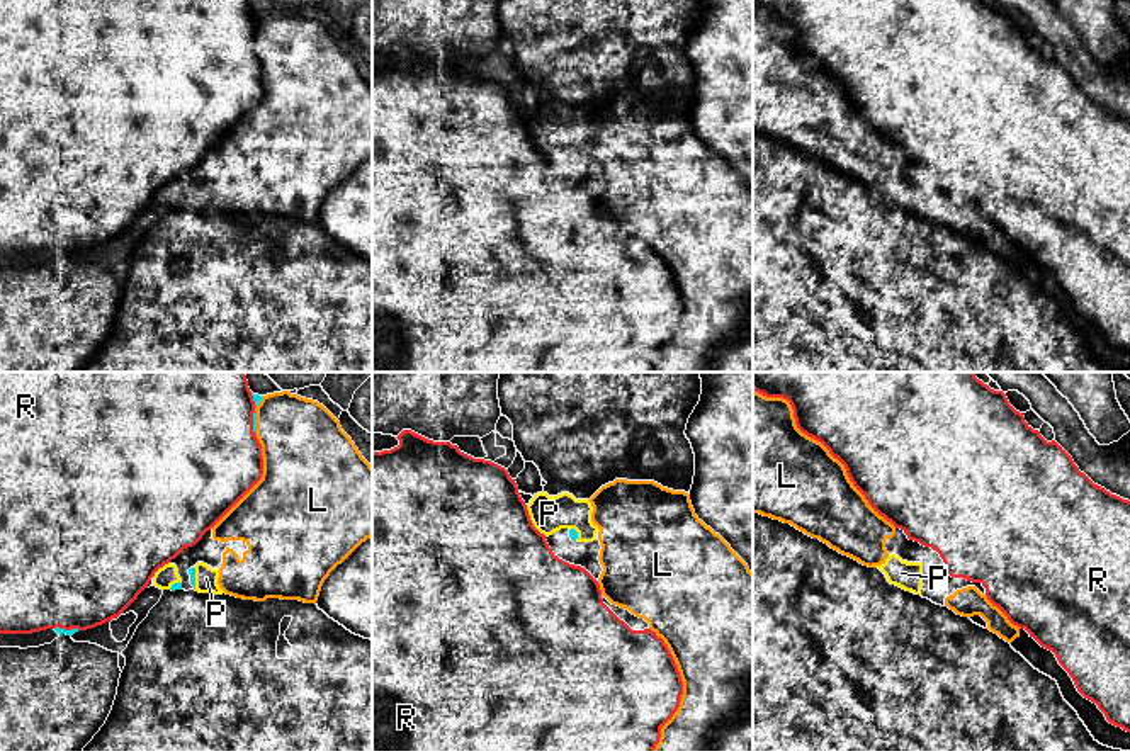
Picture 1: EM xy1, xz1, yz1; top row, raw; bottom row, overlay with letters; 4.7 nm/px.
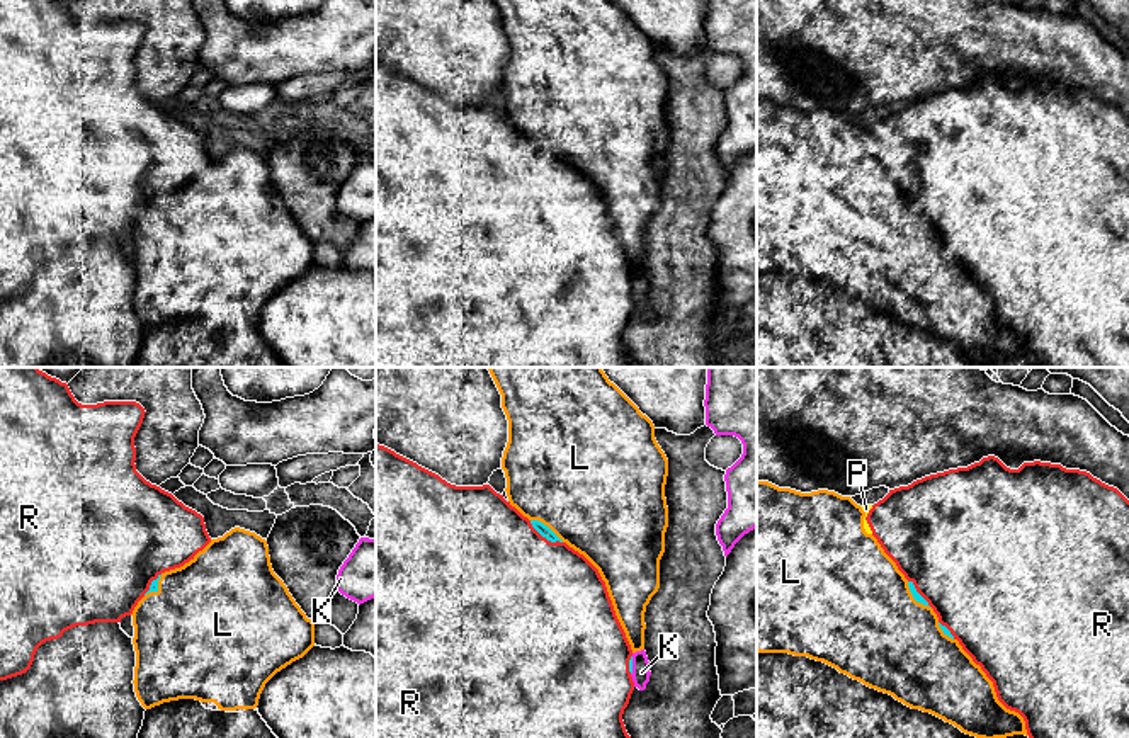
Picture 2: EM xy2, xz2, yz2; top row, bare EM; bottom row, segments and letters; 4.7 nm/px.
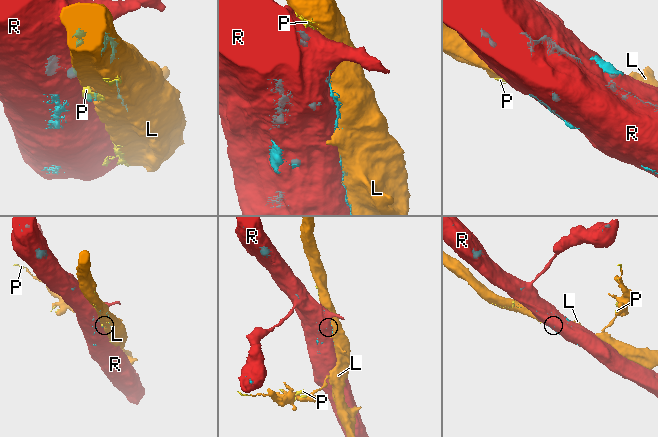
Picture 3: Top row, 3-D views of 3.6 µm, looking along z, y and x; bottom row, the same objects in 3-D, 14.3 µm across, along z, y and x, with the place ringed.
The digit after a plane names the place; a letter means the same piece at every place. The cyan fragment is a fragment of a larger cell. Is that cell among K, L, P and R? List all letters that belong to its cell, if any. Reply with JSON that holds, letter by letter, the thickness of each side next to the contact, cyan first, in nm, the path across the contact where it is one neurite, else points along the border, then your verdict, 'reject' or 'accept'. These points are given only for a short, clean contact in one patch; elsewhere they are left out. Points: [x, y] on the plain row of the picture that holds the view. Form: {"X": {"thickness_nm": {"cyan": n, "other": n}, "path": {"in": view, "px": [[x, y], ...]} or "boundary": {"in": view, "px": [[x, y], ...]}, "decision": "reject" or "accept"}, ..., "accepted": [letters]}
{"K": {"thickness_nm": {"cyan": 20, "other": 80}, "boundary": {"in": "xz2", "px": [[633, 276], [631, 293]]}, "decision": "reject"}, "L": {"thickness_nm": {"cyan": 60, "other": 500}, "decision": "reject"}, "P": {"thickness_nm": {"cyan": 30, "other": 110}, "boundary": {"in": "xy1", "px": [[194, 187], [196, 208]]}, "decision": "reject"}, "R": {"thickness_nm": {"cyan": 60, "other": 480}, "decision": "accept"}, "accepted": ["R"]}

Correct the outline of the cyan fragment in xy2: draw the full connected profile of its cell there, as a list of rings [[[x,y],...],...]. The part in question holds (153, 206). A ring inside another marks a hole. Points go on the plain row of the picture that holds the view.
[[[0,0],[0,299],[26,292],[37,267],[61,257],[71,247],[121,241],[122,236],[133,233],[146,213],[158,211],[158,199],[165,190],[184,185],[211,162],[201,133],[185,126],[172,112],[151,104],[136,90],[134,56],[145,32],[145,27],[136,20],[82,24],[68,3],[61,0]]]

